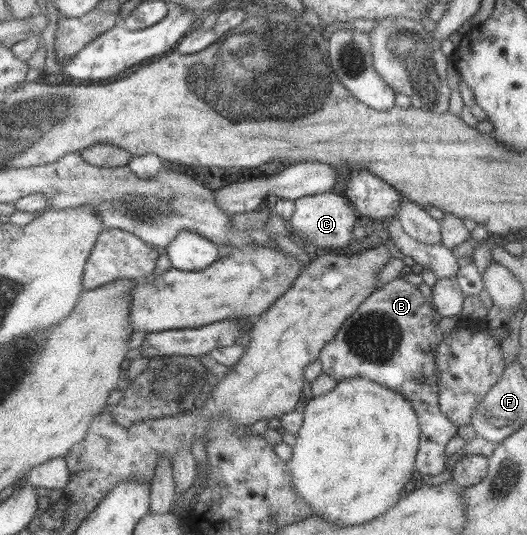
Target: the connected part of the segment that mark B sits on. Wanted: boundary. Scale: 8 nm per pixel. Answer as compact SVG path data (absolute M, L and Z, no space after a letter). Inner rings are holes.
M401 274L381 288L374 289L339 326L334 338L320 349L318 355L322 373L334 381L366 378L402 394L410 402L419 426L415 470L420 475L437 477L446 463L444 447L457 434L457 426L440 413L438 407L434 351L443 337L438 327L441 317L428 304L418 286L406 282ZM416 375L420 375L422 381L416 381Z

